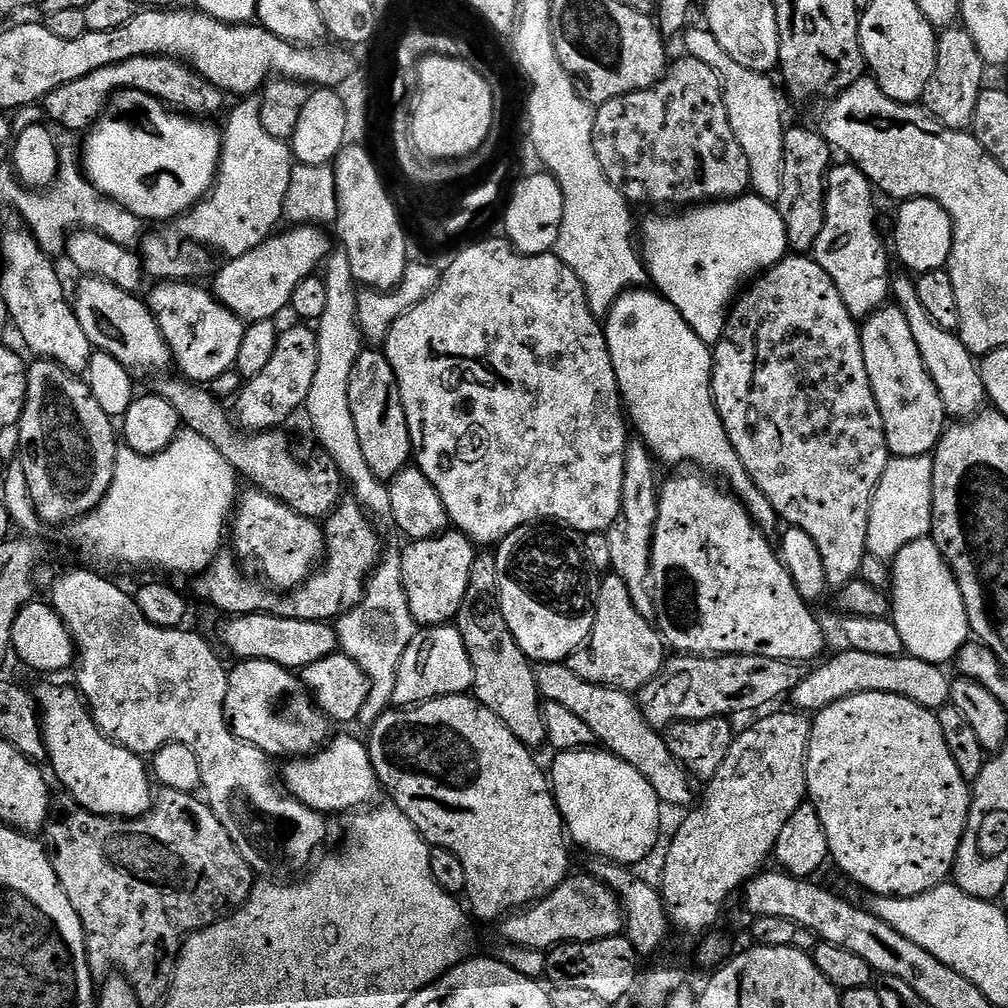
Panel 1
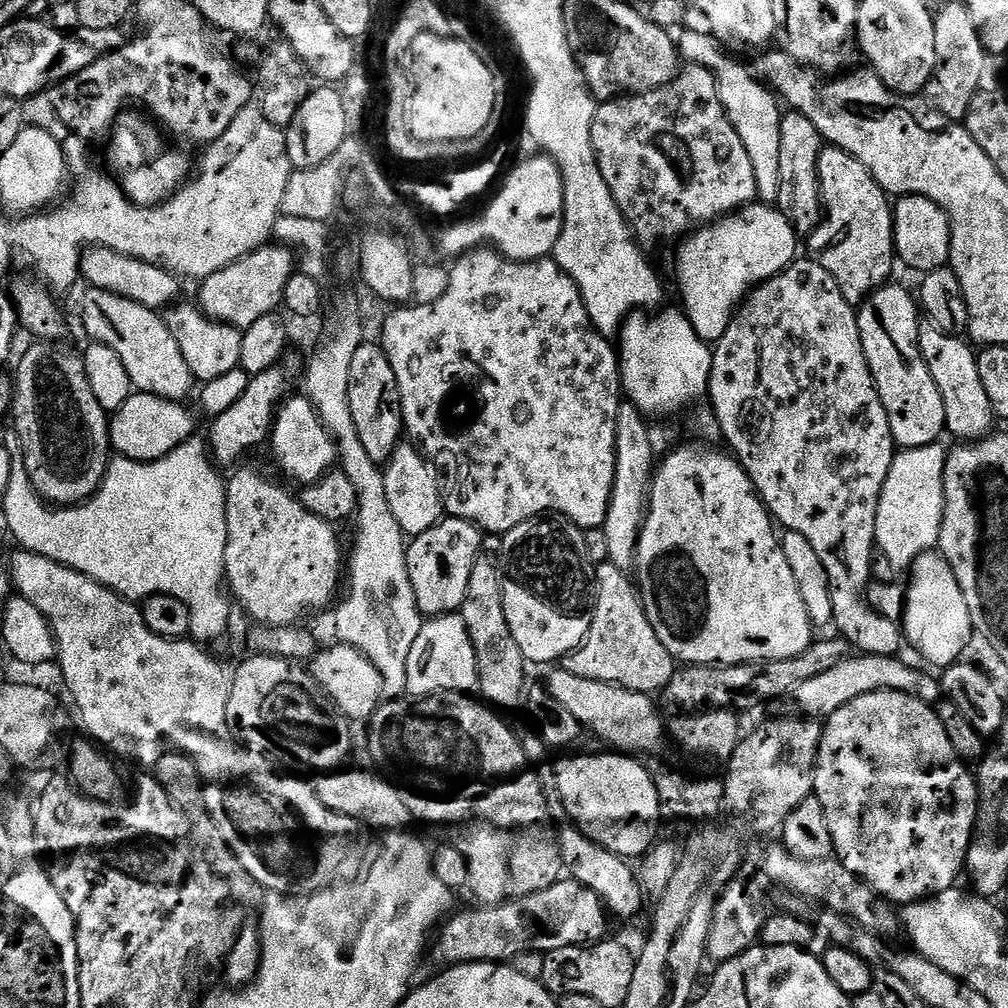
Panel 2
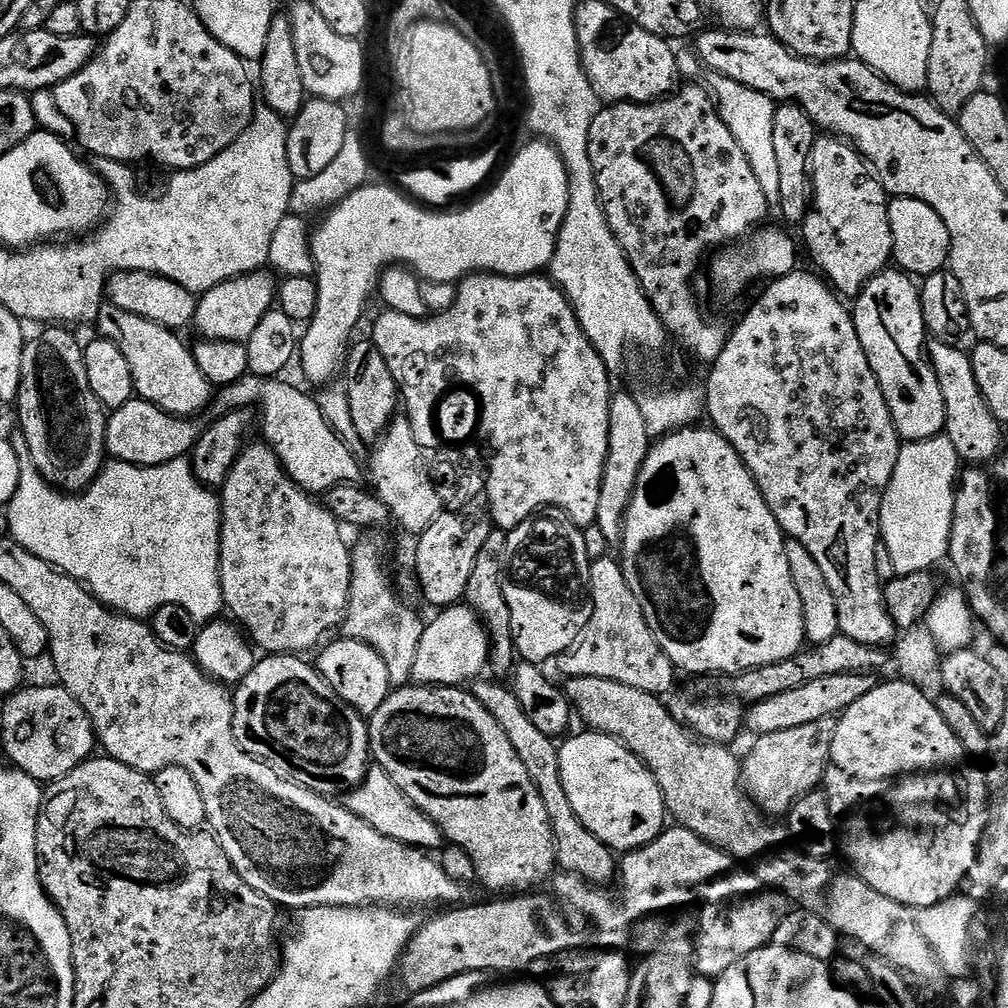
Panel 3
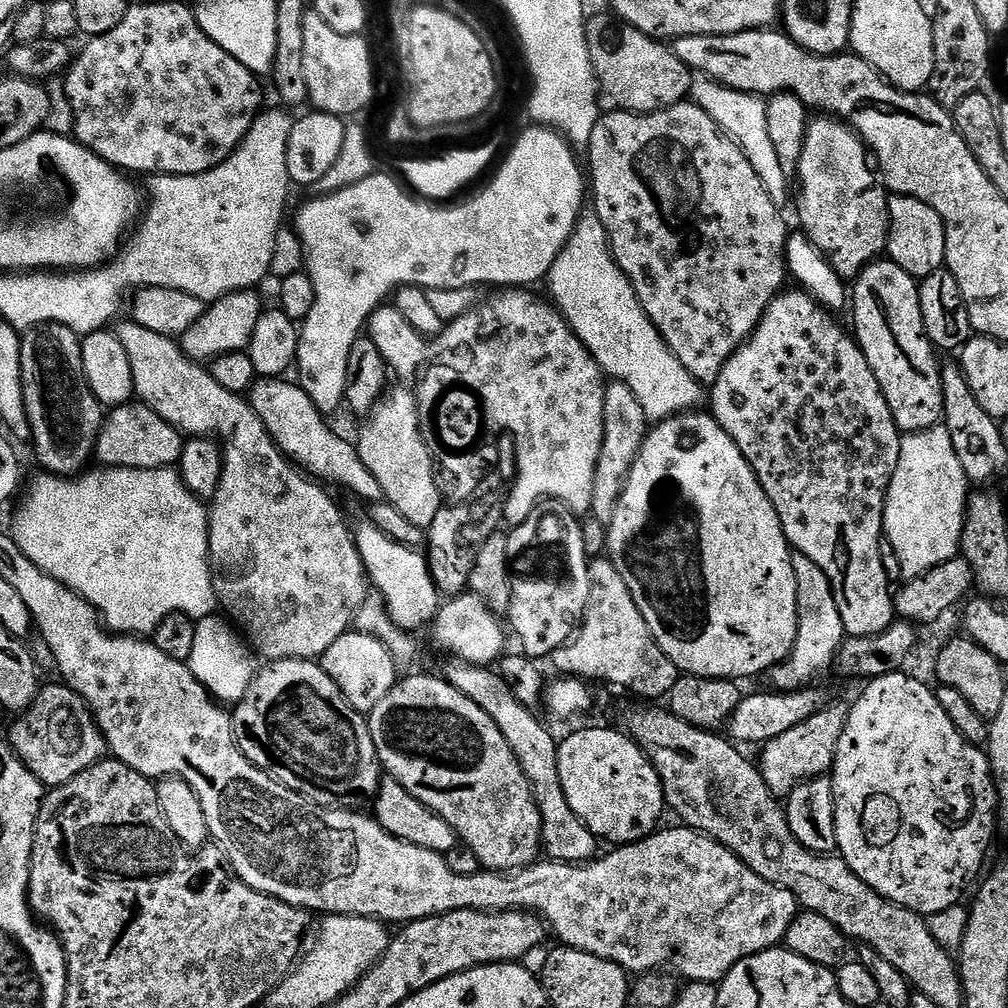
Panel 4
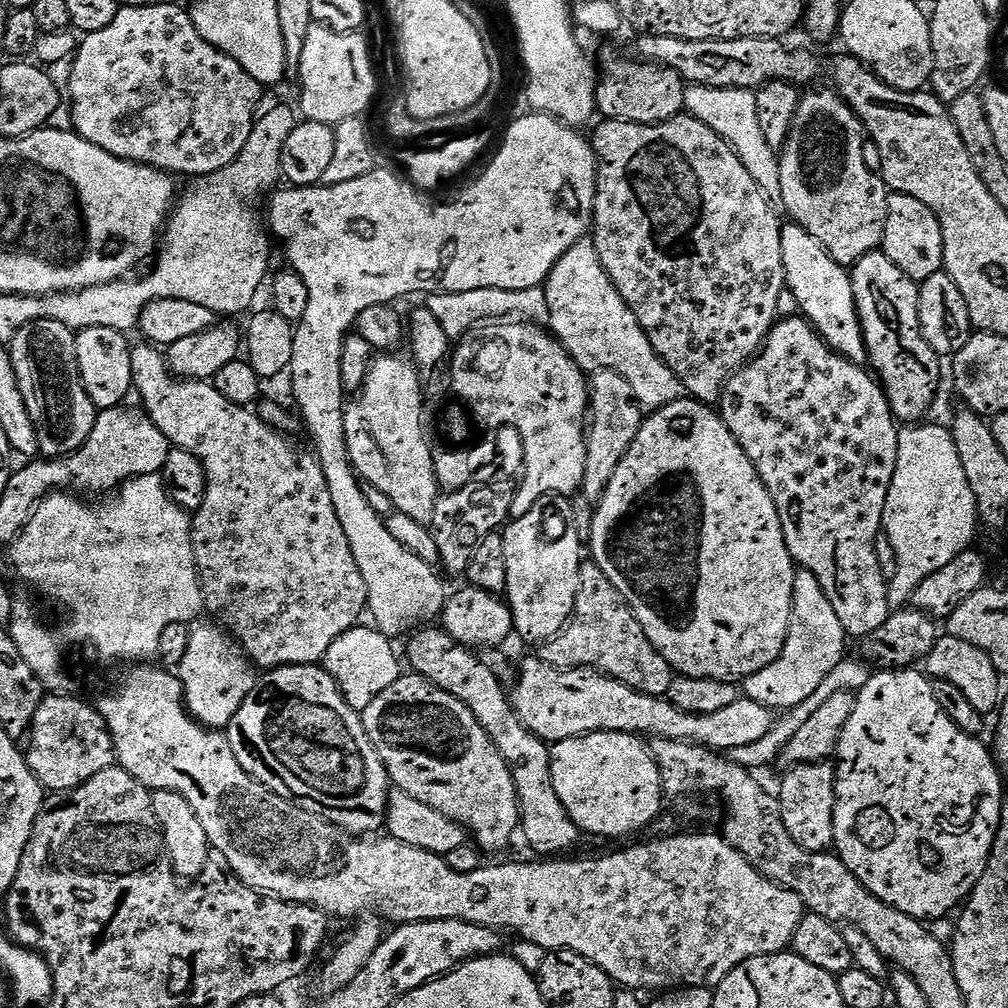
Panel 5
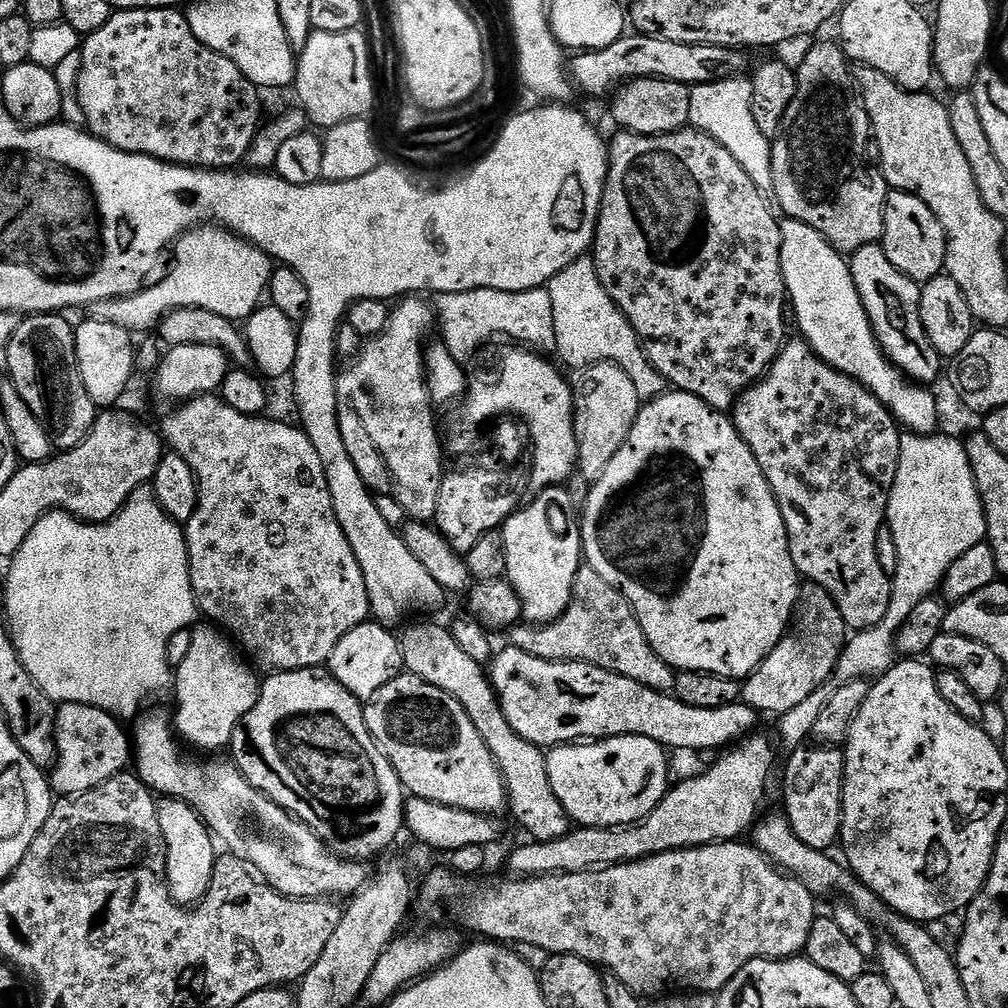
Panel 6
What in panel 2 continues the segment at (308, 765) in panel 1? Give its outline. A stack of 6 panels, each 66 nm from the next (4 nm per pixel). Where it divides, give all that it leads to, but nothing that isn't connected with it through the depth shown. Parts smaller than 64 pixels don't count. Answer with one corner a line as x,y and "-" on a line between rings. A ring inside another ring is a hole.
351,768
315,777
314,787
322,806
343,816
349,816
361,825
369,824
372,828
404,830
409,827
408,823
413,823
414,817
410,814
406,802
402,802
399,787
395,783
389,782
375,771
372,773
364,768

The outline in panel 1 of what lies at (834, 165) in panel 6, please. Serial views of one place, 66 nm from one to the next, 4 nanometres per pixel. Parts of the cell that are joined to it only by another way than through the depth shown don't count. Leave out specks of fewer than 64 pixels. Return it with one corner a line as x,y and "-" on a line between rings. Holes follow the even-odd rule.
843,163
828,169
824,193
824,225
811,255
818,266
830,274
838,294
842,294
842,302
846,302
846,310
850,310
854,317
867,318
879,308
885,307
894,272
888,269
890,252
884,249
884,240
876,225
876,200
872,197
874,185
855,164

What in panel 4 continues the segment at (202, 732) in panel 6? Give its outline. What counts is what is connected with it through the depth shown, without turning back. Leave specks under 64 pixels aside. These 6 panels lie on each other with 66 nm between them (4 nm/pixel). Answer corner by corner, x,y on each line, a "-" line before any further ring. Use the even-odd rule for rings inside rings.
223,615
199,617
195,621
194,648
187,666
210,695
221,705
235,706
252,685
258,671
258,660
243,635

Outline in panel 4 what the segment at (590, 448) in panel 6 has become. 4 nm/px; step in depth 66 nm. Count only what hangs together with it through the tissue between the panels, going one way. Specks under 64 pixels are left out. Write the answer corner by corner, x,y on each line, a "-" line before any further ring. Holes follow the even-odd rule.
609,383
604,399
604,437
602,438
602,454
598,454
598,466
594,470
594,498
591,515
607,526
614,518
614,510
618,506
618,498
624,489
626,478
638,458
644,445
644,438
650,431
650,422
634,398
634,390
625,384

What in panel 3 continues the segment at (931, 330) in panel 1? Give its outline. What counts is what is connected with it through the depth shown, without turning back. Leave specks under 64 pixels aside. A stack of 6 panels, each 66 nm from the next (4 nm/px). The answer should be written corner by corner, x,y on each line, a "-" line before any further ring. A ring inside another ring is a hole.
929,339
926,344
926,355
938,378
938,387
942,390
942,402
946,402
946,422
944,432
954,442
961,461
968,466
983,466
989,460
1001,455
1000,421
990,414
982,390
978,390
978,378
974,378
974,366
971,355
963,352
956,344
947,344
941,340

